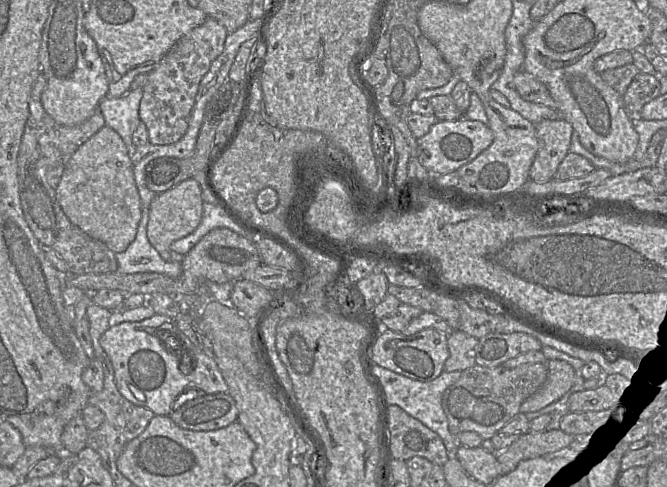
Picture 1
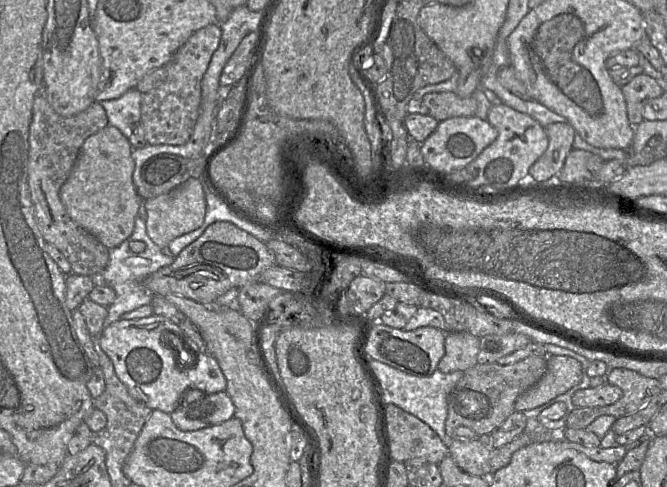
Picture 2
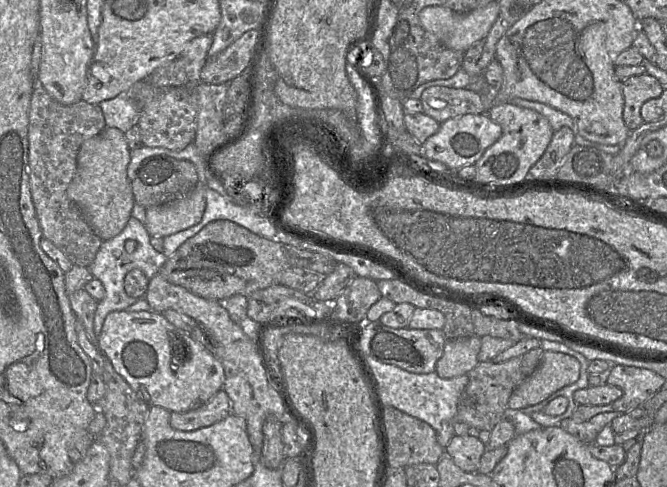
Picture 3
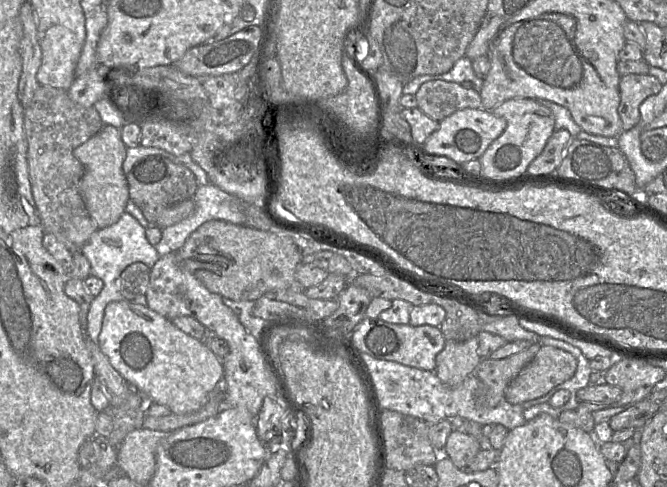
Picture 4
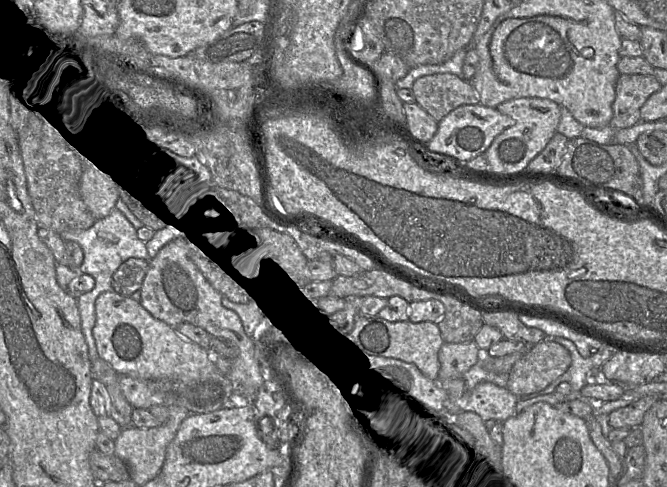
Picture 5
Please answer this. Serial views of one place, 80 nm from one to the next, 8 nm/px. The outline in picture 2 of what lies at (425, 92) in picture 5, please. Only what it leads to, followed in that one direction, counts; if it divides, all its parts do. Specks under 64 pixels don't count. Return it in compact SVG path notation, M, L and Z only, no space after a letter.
M432 92L423 96L428 115L438 122L452 117L474 116L477 102L473 97L462 98L456 92Z

